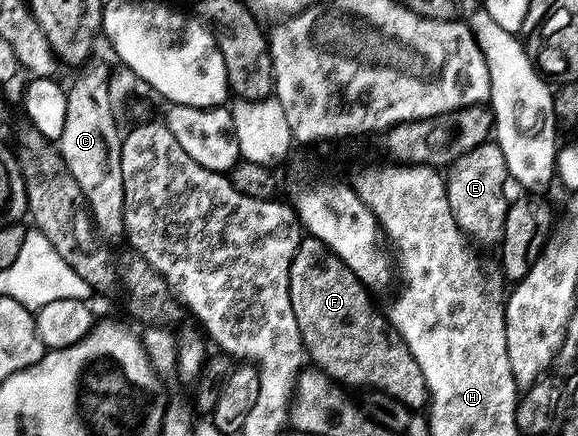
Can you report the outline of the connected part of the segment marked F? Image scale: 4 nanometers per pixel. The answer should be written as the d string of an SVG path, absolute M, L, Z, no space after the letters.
M305 236L297 245L289 269L289 295L291 308L295 312L295 324L299 324L301 342L305 345L308 361L316 369L328 374L338 384L346 387L365 386L366 391L385 393L387 397L393 397L410 408L426 405L427 391L423 372L419 372L415 356L411 356L405 341L389 325L386 315L382 311L380 314L373 310L370 291L355 276L355 272L351 272L349 265L332 250L328 250L319 239Z

